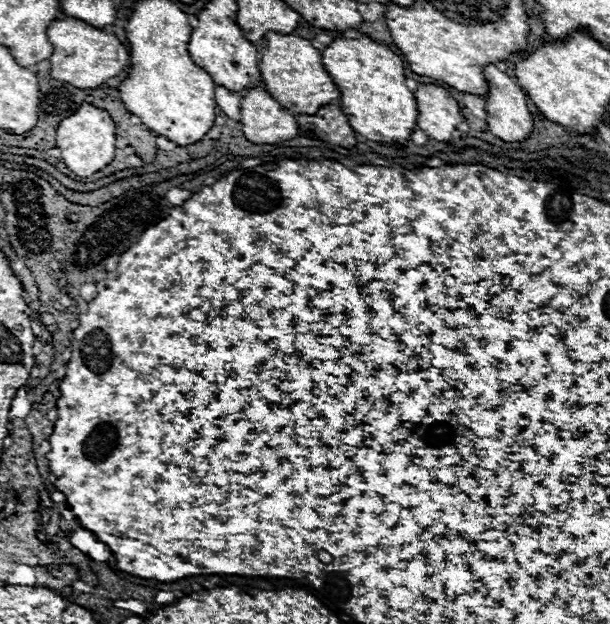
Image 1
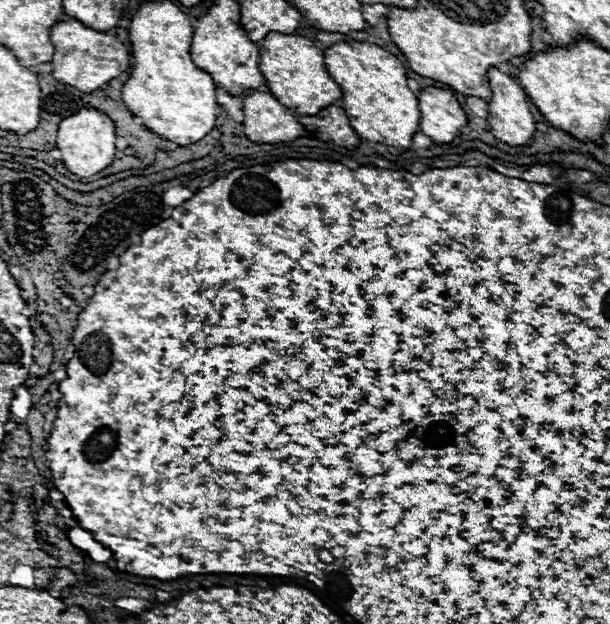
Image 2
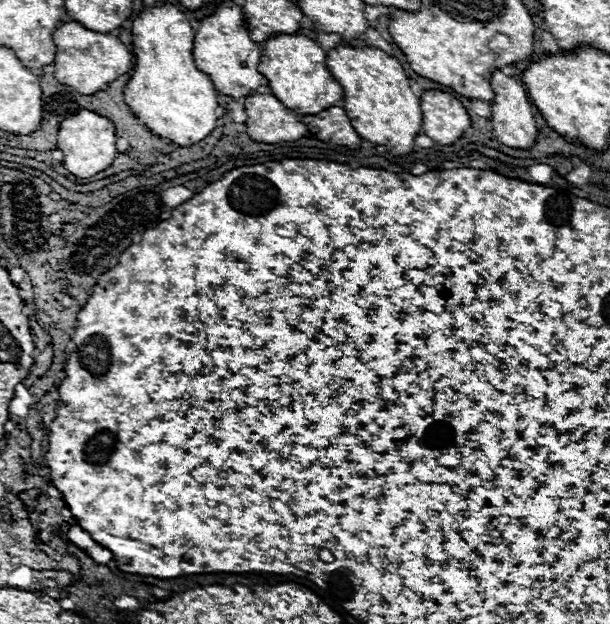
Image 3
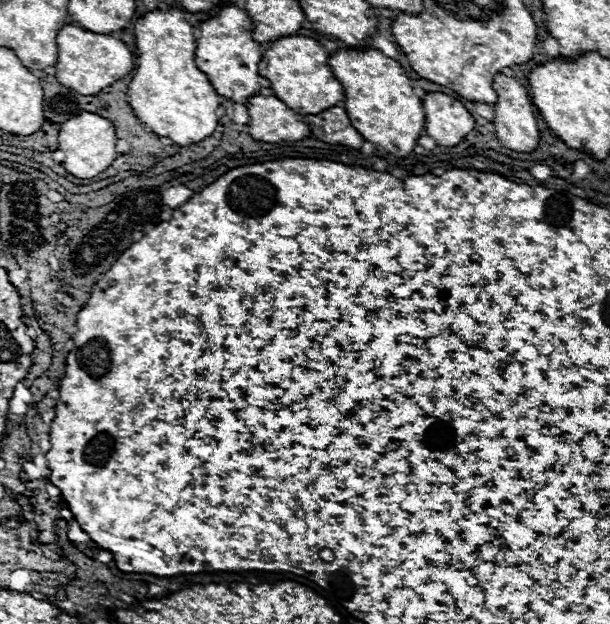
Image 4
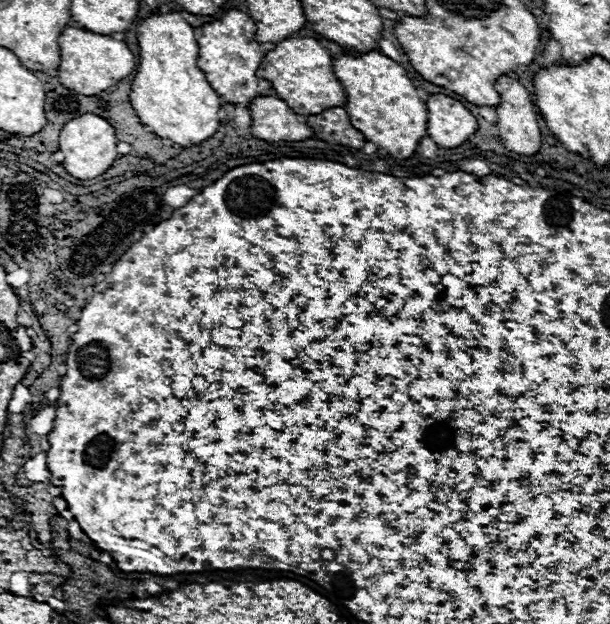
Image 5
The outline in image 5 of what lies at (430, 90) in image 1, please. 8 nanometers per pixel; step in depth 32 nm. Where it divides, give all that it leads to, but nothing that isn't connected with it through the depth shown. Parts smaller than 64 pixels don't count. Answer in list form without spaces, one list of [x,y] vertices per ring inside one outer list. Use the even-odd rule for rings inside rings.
[[[432,94],[426,100],[428,136],[442,148],[462,146],[476,130],[478,122],[470,110],[444,94]]]

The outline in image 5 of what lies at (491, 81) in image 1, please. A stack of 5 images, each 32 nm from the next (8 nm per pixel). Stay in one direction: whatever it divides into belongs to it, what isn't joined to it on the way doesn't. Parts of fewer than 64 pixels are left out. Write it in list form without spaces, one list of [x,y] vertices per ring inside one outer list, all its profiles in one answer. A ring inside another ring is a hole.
[[[500,76],[494,84],[494,88],[498,90],[500,94],[500,104],[496,108],[496,114],[498,114],[498,132],[500,132],[500,142],[510,150],[510,152],[516,152],[516,154],[522,154],[522,156],[532,156],[540,150],[542,146],[542,134],[540,134],[540,126],[538,126],[538,112],[536,112],[536,104],[530,96],[530,92],[516,80],[508,78],[508,76]]]

